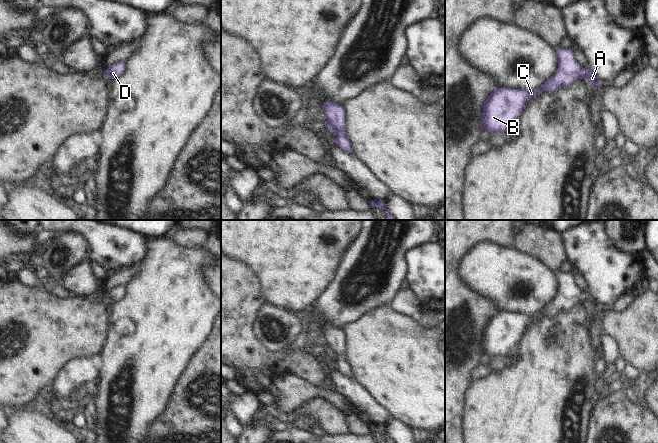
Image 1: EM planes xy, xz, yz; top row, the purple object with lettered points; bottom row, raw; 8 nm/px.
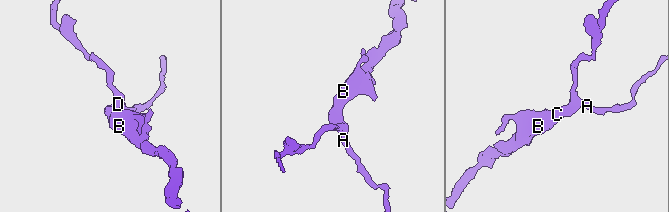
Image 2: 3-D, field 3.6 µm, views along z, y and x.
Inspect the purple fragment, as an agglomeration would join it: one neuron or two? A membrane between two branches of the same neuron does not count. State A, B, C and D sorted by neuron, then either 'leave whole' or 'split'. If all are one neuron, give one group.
groups A B C D; leave whole

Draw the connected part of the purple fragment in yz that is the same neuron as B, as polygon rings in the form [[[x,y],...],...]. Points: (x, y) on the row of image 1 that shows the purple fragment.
[[[557,48],[558,69],[552,77],[536,90],[498,87],[486,99],[480,114],[483,131],[491,133],[510,130],[519,120],[529,99],[541,91],[555,91],[576,81],[578,78],[590,84],[602,86],[600,78],[589,68],[582,68],[573,55],[573,49]]]

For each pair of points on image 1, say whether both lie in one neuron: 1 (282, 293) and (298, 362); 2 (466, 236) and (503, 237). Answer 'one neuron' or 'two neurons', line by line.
1: two neurons
2: one neuron

